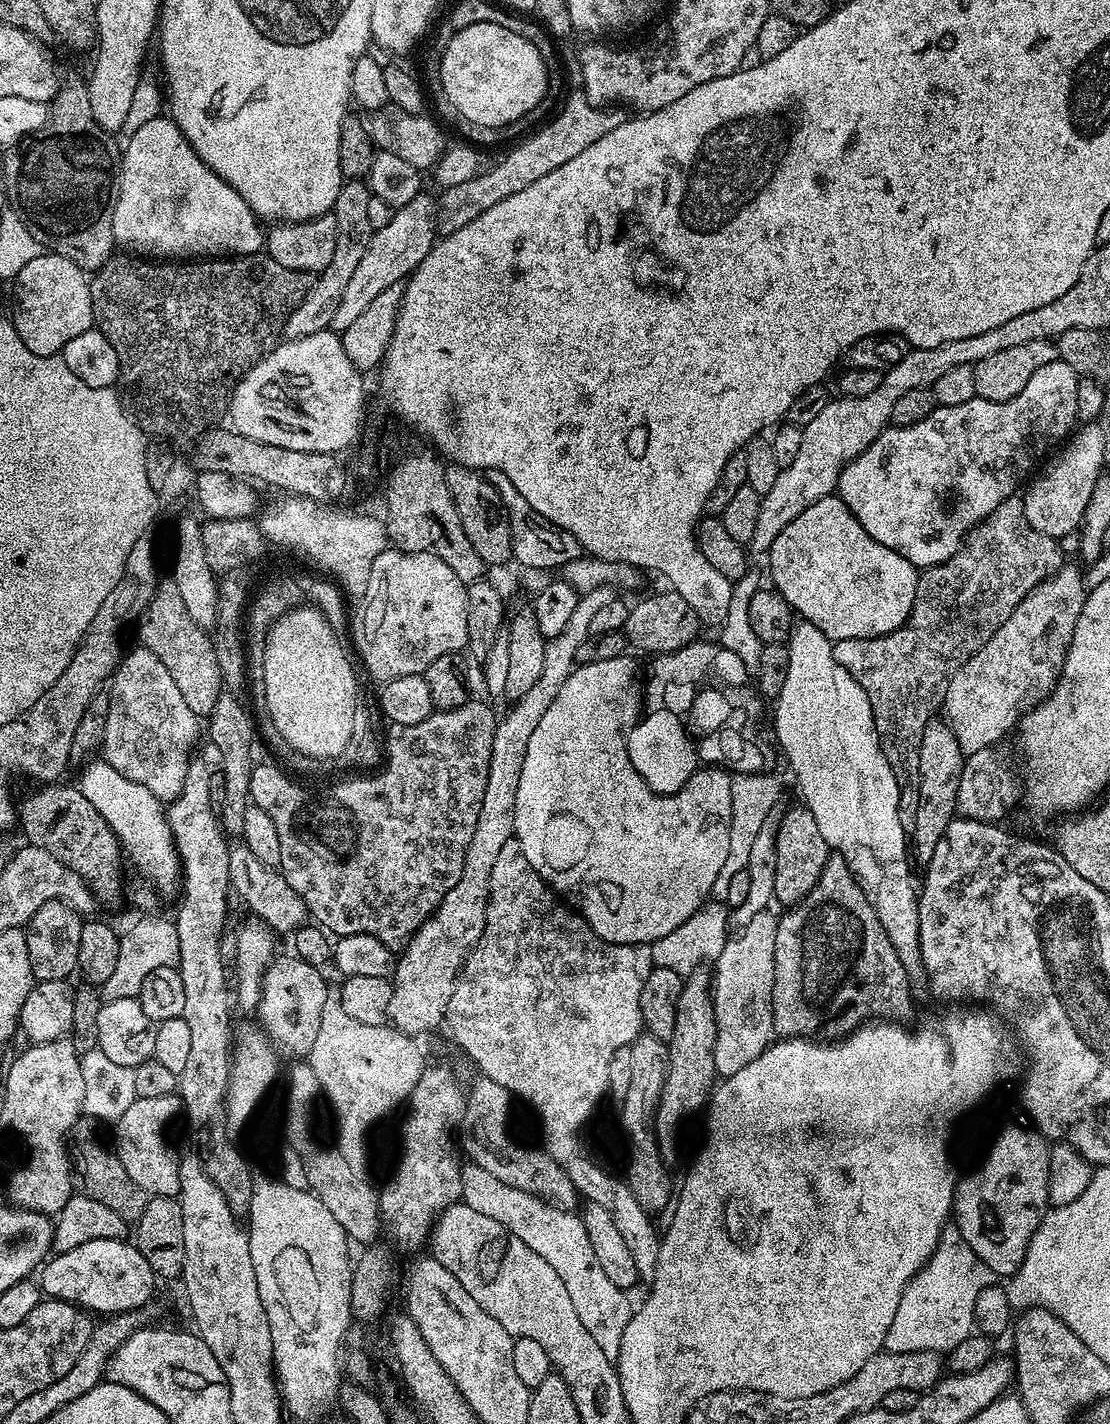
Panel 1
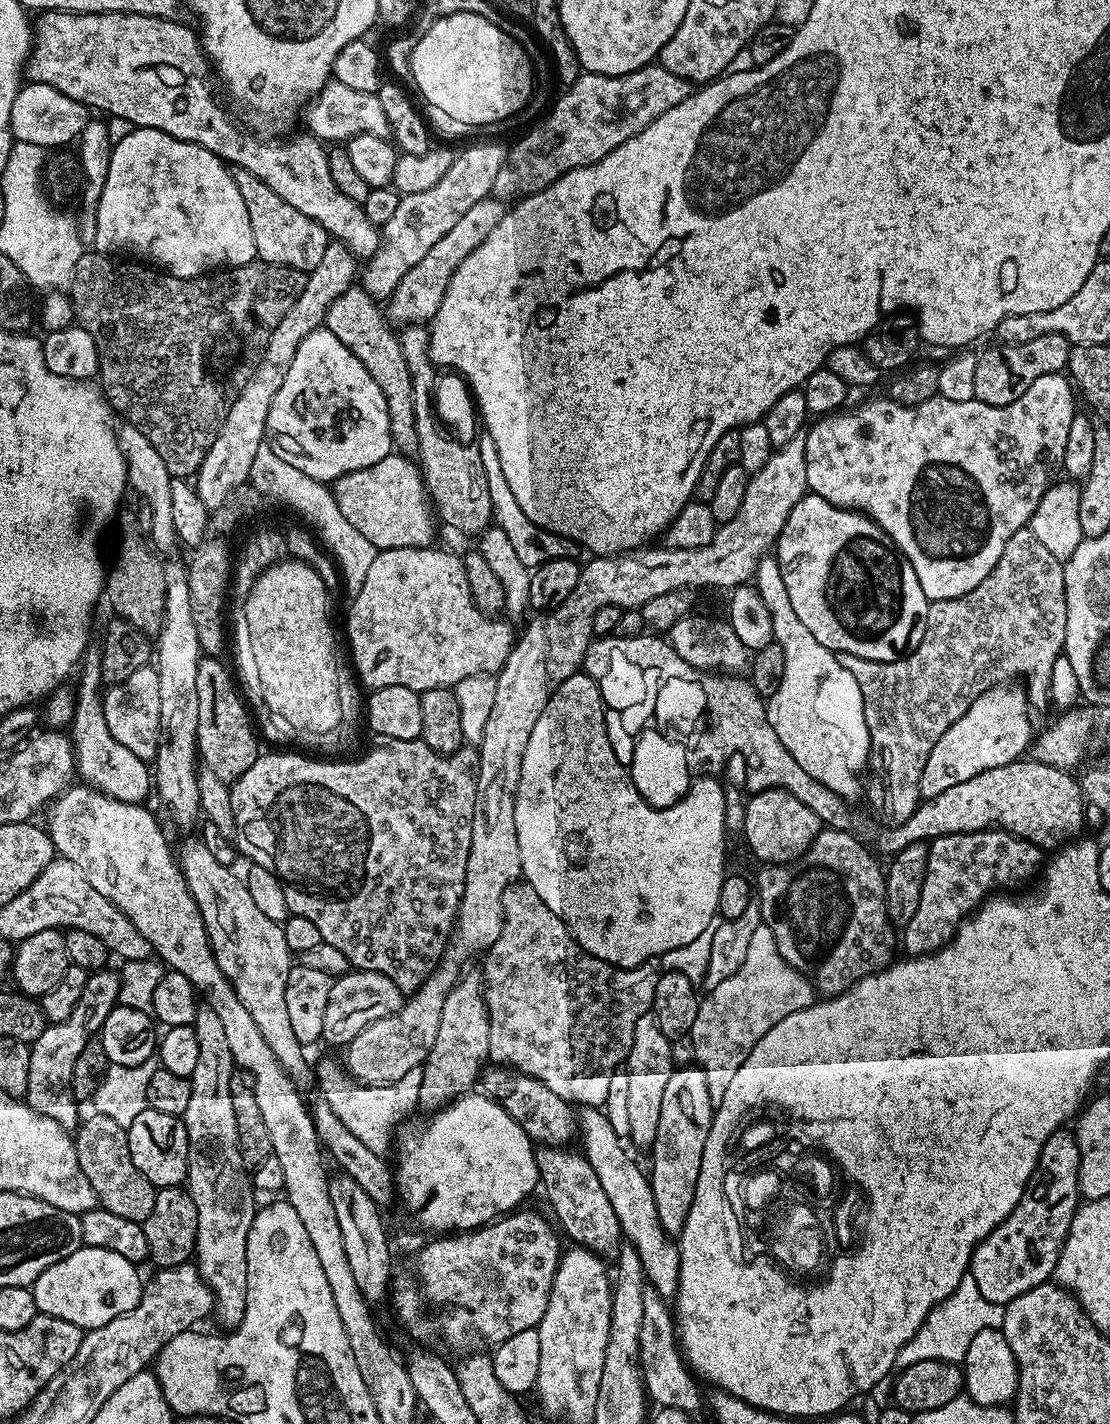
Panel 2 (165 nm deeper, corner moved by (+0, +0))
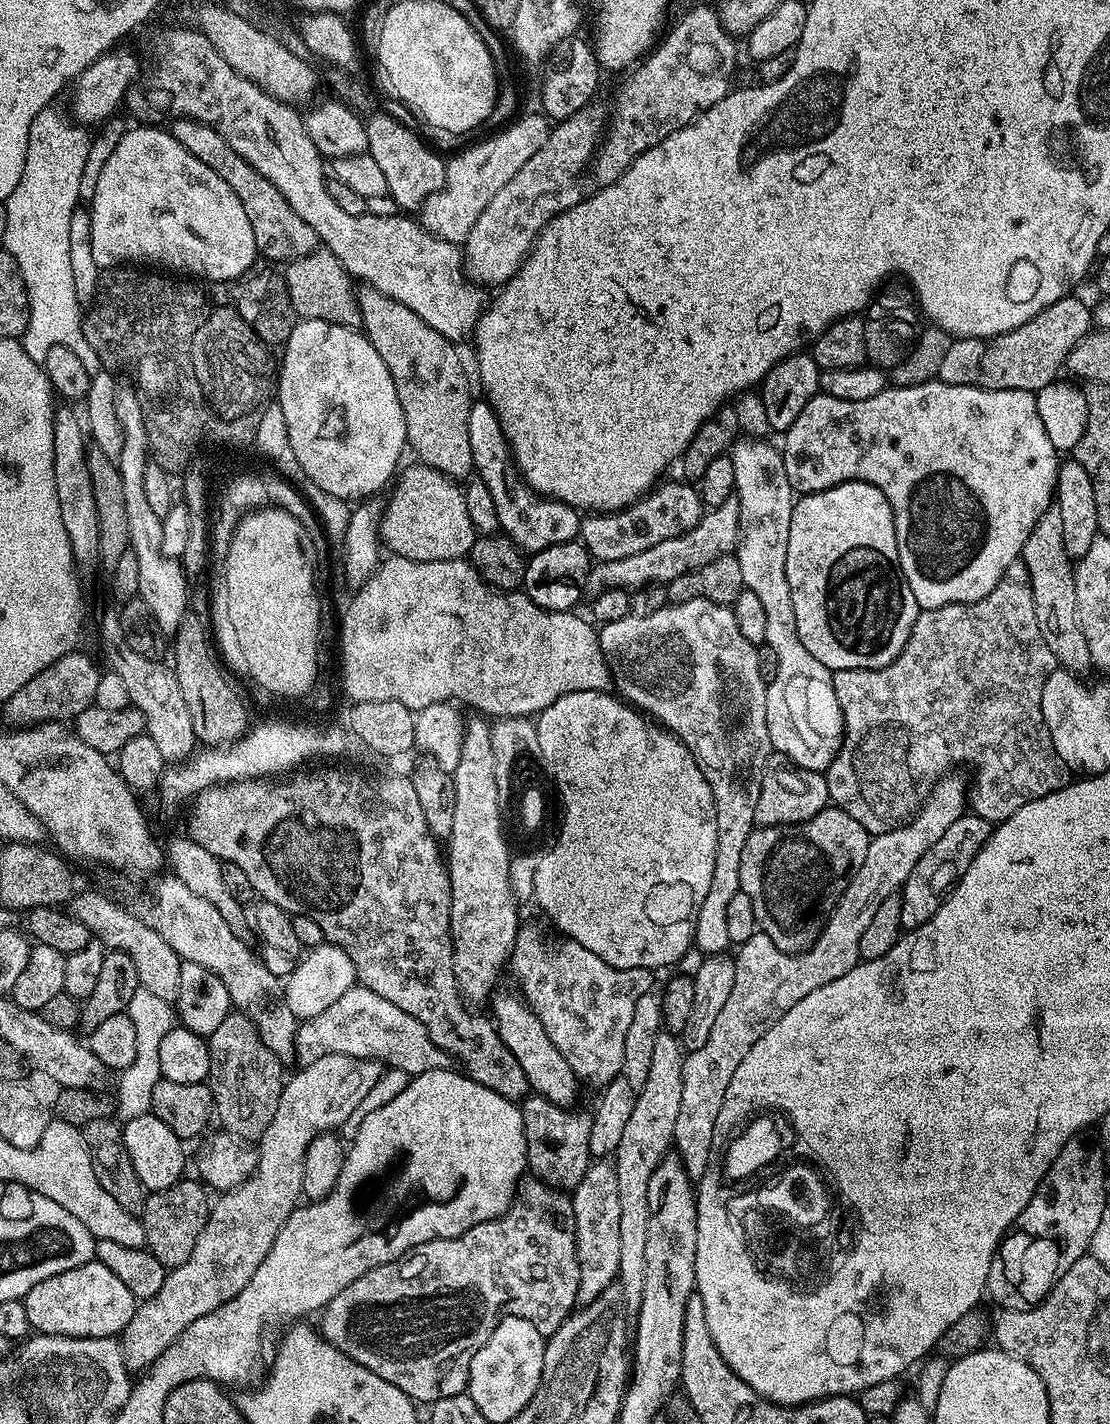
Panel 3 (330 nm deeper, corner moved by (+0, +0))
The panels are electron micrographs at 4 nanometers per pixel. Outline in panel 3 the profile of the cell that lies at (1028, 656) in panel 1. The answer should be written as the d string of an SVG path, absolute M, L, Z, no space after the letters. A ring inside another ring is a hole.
M948 774L937 780L932 791L921 803L920 811L907 824L889 832L875 833L869 839L866 859L862 866L858 866L856 873L848 878L848 885L839 904L827 913L824 929L820 931L820 936L812 947L805 952L783 952L778 950L778 946L774 946L774 942L770 942L765 932L759 930L746 943L739 945L737 952L740 953L735 953L734 956L734 990L730 990L730 998L726 998L726 1006L722 1006L714 1027L711 1028L710 1038L706 1038L706 1046L702 1046L702 1050L687 1053L682 1066L682 1106L678 1109L678 1122L674 1126L674 1152L684 1163L686 1174L694 1182L704 1177L708 1169L716 1133L714 1122L718 1122L718 1110L722 1110L726 1086L730 1086L730 1078L736 1076L742 1058L750 1054L754 1042L758 1042L758 1038L762 1038L762 1034L766 1034L766 1030L770 1030L770 1026L774 1026L774 1022L778 1022L778 1018L782 1018L782 1014L786 1014L786 1010L790 1010L794 1002L802 1002L806 994L814 994L814 990L834 982L834 978L842 978L842 974L861 963L858 942L862 942L862 933L866 931L866 926L870 926L878 906L882 906L886 898L897 895L903 889L906 878L910 878L910 870L918 866L918 858L922 858L922 854L926 854L926 850L930 850L930 846L934 846L934 842L938 842L938 838L942 838L942 834L946 834L946 830L950 830L950 826L958 822L960 816L965 815L966 784L964 788L963 782L952 775L956 774Z

